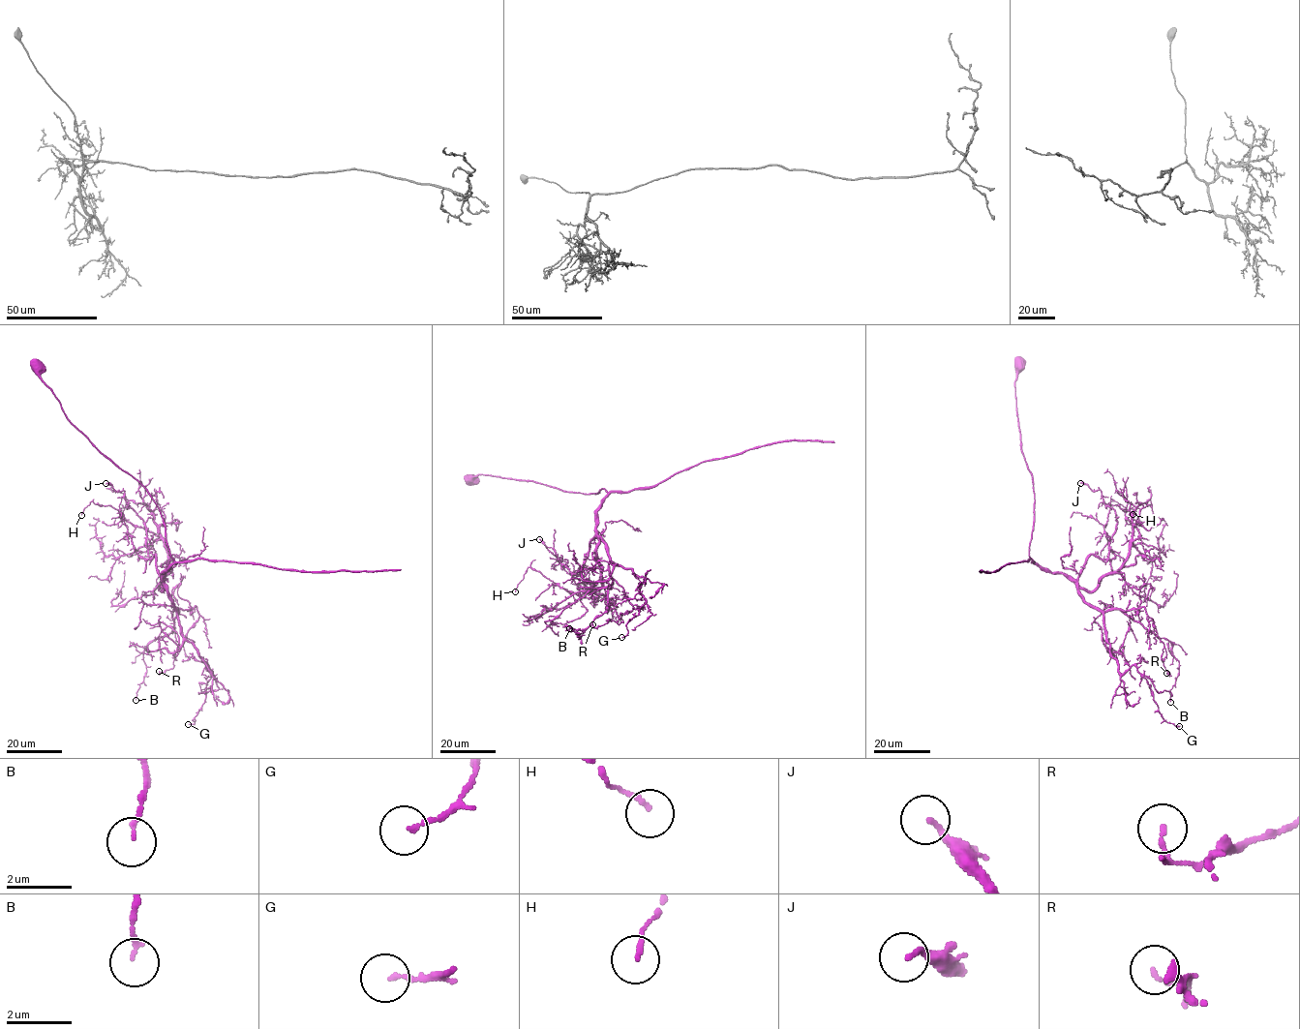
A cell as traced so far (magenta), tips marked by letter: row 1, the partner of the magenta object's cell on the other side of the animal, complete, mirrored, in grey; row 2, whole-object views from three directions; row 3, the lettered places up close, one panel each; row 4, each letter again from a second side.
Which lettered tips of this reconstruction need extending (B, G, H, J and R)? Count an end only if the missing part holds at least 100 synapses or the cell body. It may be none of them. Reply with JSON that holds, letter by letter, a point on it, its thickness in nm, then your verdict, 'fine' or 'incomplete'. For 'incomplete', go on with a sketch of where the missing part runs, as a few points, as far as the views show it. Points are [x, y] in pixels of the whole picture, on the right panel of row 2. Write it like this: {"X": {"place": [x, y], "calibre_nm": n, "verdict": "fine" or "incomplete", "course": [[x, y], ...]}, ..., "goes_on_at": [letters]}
{"B": {"place": [1170, 702], "calibre_nm": 130, "verdict": "fine"}, "G": {"place": [1179, 726], "calibre_nm": 140, "verdict": "fine"}, "H": {"place": [1133, 514], "calibre_nm": 110, "verdict": "fine"}, "J": {"place": [1080, 483], "calibre_nm": 160, "verdict": "fine"}, "R": {"place": [1166, 673], "calibre_nm": 120, "verdict": "fine"}, "goes_on_at": []}

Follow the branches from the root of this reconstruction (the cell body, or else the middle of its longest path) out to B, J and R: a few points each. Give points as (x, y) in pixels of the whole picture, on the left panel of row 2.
B: (38, 368), (66, 417), (163, 520), (173, 559), (163, 582), (178, 614), (146, 648), (136, 700)
J: (38, 368), (66, 417), (157, 505), (173, 559), (162, 579), (143, 520), (123, 491), (105, 483)
R: (38, 368), (66, 417), (160, 512), (173, 559), (167, 596), (199, 617), (159, 671)

